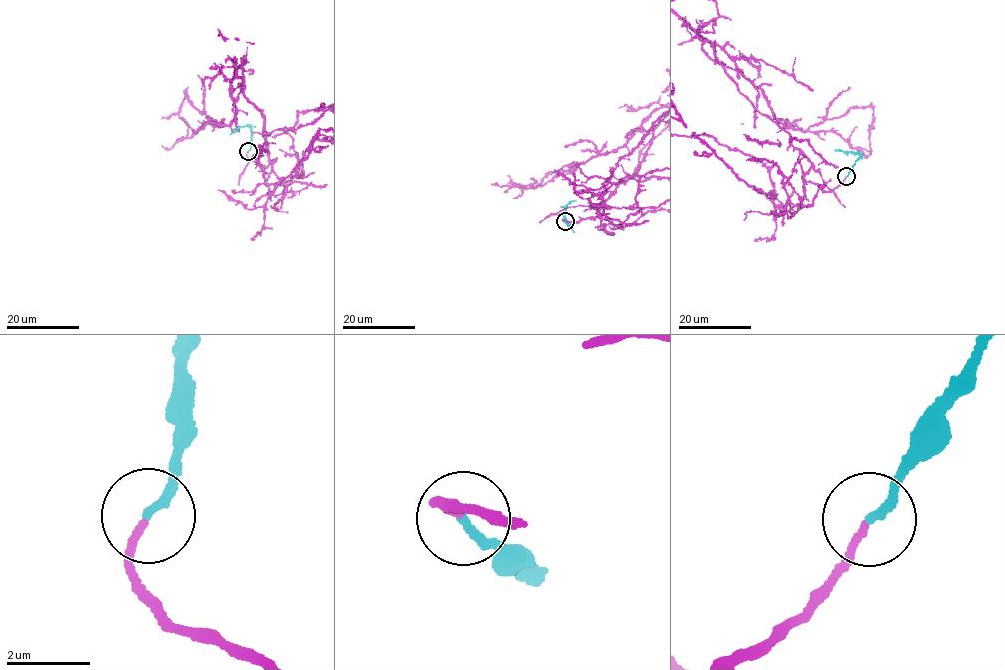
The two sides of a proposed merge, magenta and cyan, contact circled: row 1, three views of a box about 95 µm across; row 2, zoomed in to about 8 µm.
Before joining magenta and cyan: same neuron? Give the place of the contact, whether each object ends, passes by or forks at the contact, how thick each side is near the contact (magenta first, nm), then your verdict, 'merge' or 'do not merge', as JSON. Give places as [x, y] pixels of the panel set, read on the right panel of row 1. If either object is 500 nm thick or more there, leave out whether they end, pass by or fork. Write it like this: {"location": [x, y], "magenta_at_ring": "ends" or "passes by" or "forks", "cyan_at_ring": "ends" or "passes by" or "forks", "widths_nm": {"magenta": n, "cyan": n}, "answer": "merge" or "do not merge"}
{"location": [846, 176], "magenta_at_ring": "ends", "cyan_at_ring": "ends", "widths_nm": {"magenta": 160, "cyan": 200}, "answer": "merge"}

